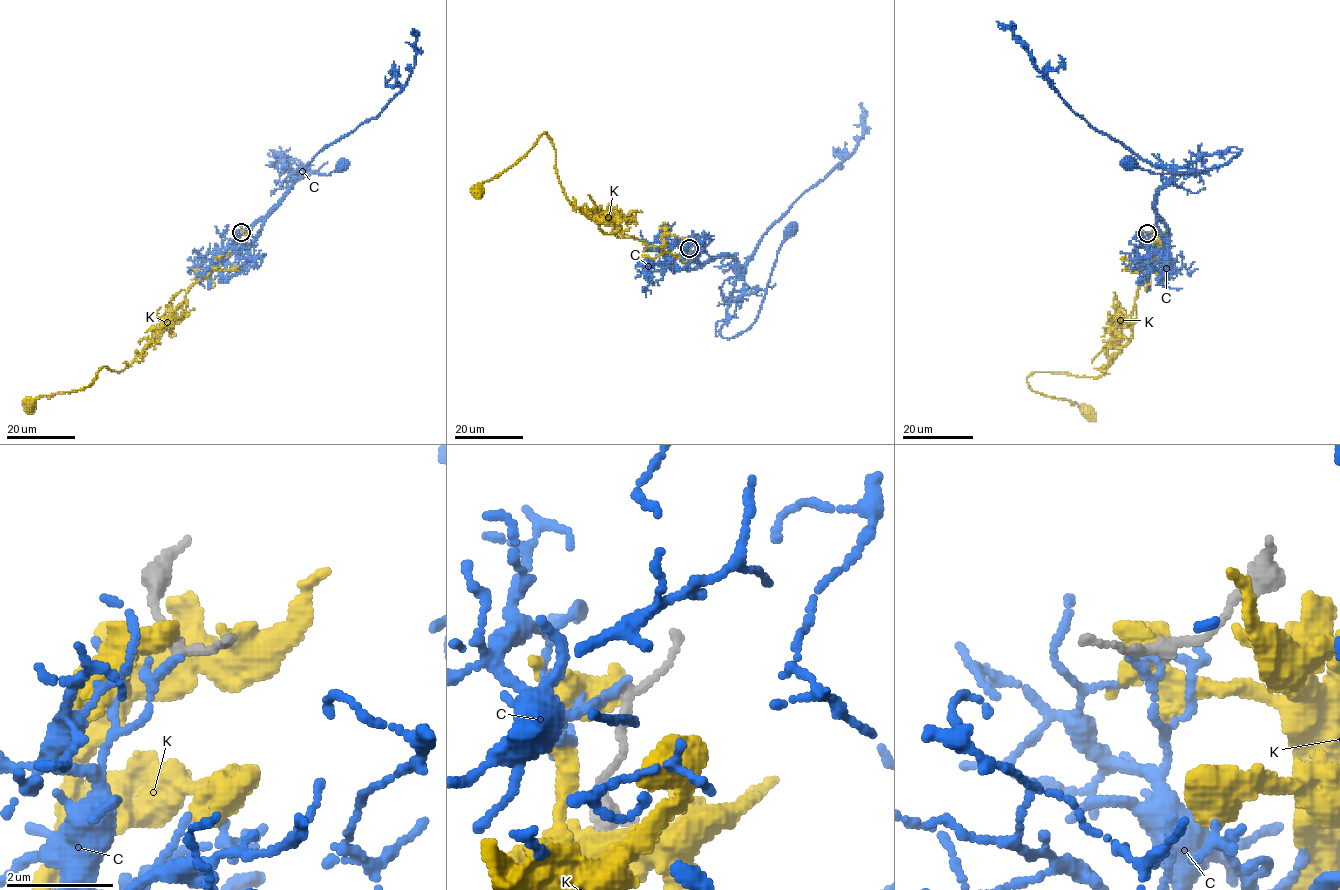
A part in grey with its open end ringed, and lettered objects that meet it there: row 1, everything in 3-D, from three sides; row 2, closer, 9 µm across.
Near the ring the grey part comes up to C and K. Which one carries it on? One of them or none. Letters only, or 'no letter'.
no letter

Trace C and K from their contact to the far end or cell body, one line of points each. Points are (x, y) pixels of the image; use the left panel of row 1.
C: (241, 232), (236, 249), (244, 249), (294, 180), (294, 174), (272, 150), (318, 174), (328, 174), (342, 167)
K: (241, 232), (232, 249), (191, 286), (182, 304), (120, 371), (103, 366), (90, 384), (42, 395), (28, 405)

